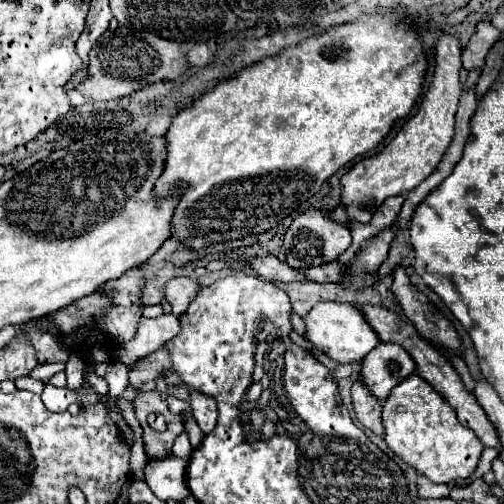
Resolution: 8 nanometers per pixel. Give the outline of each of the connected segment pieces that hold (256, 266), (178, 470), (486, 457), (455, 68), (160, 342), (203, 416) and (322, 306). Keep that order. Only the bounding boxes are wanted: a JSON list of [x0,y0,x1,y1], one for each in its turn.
[[251,255,307,283],[145,457,189,501],[465,447,497,484],[341,35,461,223],[117,315,181,367],[189,389,217,433],[303,303,377,363]]

